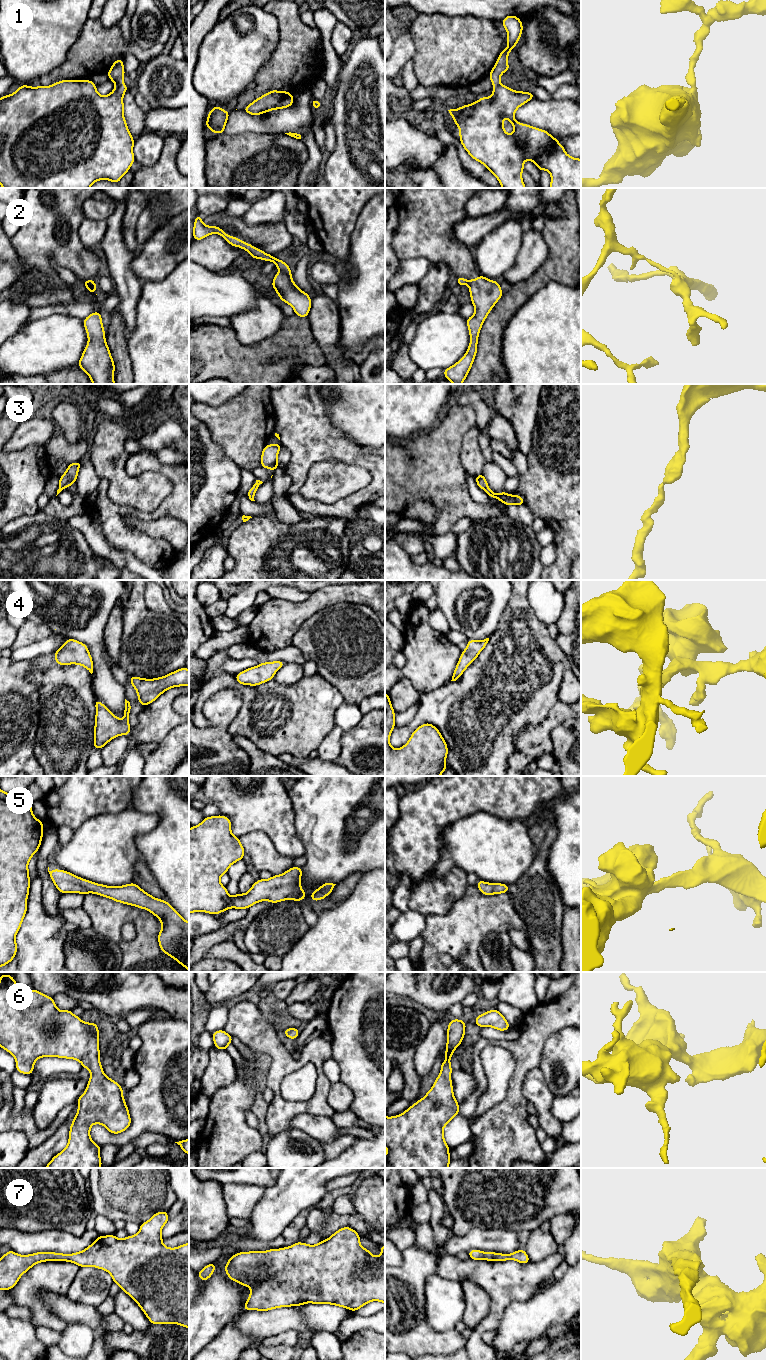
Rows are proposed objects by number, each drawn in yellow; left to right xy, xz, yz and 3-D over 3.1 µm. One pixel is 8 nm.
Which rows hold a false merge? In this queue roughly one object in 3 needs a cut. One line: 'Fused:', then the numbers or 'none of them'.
Fused: 2

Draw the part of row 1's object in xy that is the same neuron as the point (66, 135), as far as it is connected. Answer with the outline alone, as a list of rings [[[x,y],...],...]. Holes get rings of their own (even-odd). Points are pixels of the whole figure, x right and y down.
[[[117,59],[107,73],[108,78],[115,83],[114,90],[106,95],[100,95],[96,84],[91,80],[62,80],[50,86],[31,87],[21,85],[13,94],[0,98],[0,185],[3,188],[90,188],[98,180],[109,180],[118,184],[135,162],[133,154],[134,139],[128,130],[123,115],[124,93],[128,87],[123,83],[125,75],[122,59]]]

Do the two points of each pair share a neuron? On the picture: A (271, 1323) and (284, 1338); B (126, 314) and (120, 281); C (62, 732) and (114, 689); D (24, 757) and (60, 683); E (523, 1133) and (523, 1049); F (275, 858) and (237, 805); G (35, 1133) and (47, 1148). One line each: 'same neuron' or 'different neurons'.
A: different neurons
B: same neuron
C: different neurons
D: different neurons
E: same neuron
F: different neurons
G: different neurons

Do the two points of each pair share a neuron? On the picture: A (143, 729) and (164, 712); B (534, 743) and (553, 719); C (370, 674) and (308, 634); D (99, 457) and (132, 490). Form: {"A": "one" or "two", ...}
{"A": "one", "B": "one", "C": "one", "D": "one"}

